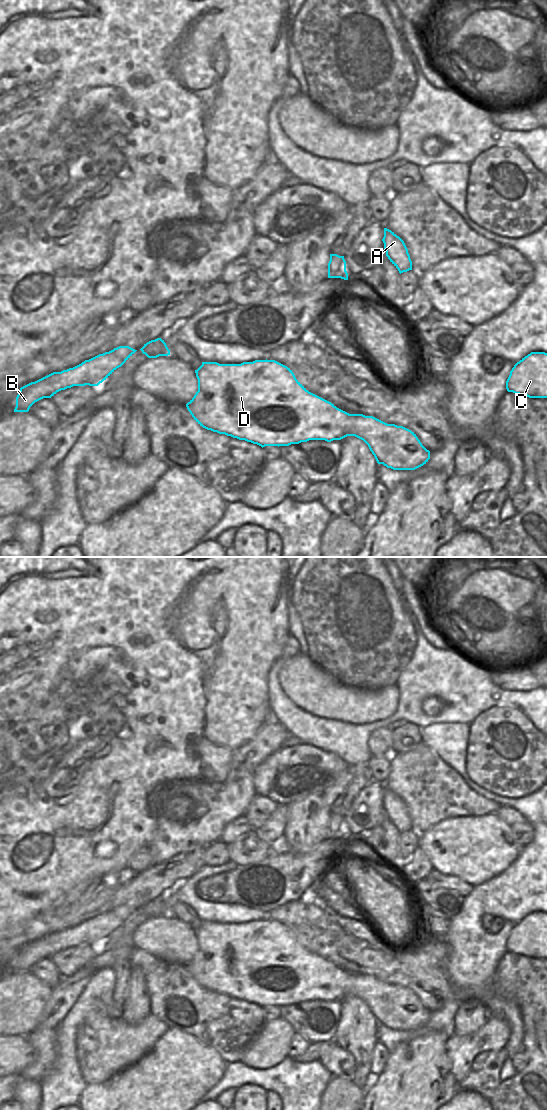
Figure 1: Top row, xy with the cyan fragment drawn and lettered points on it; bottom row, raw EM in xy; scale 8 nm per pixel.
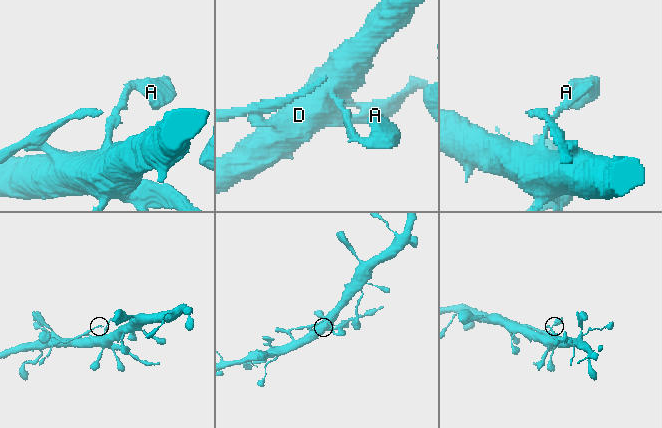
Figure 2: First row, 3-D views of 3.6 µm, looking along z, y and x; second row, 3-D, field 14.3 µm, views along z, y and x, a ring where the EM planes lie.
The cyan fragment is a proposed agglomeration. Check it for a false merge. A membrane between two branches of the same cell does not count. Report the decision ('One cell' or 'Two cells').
One cell.

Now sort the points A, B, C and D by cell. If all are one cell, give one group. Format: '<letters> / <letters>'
A B C D

